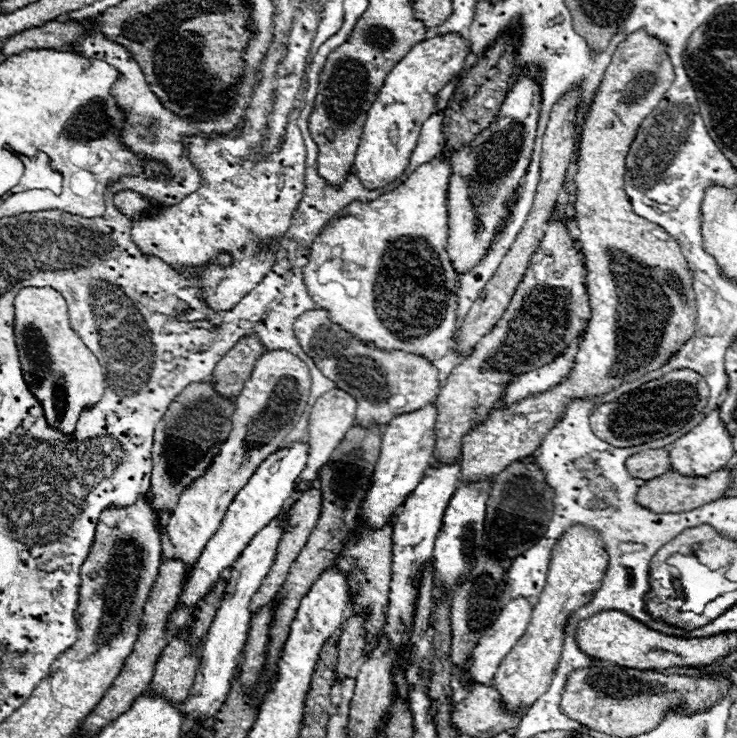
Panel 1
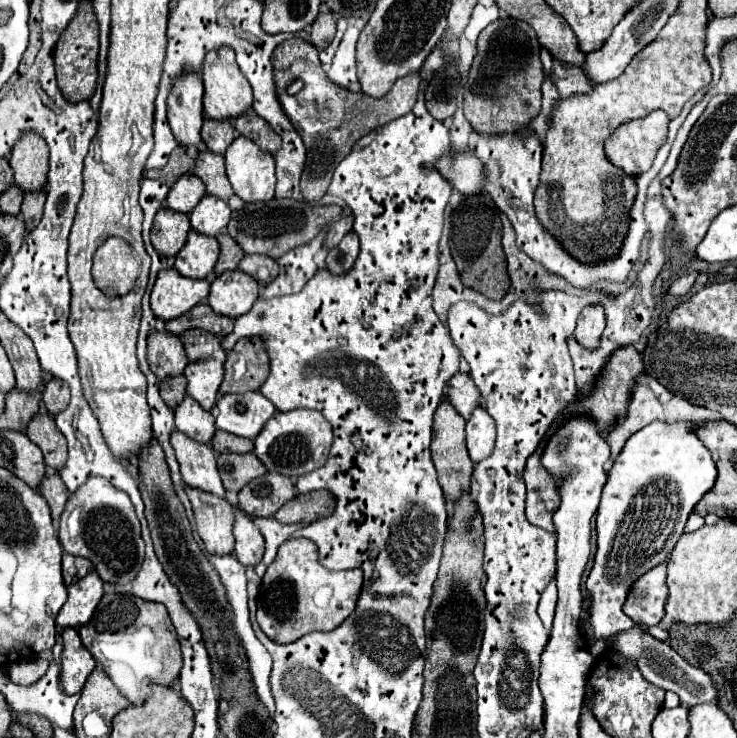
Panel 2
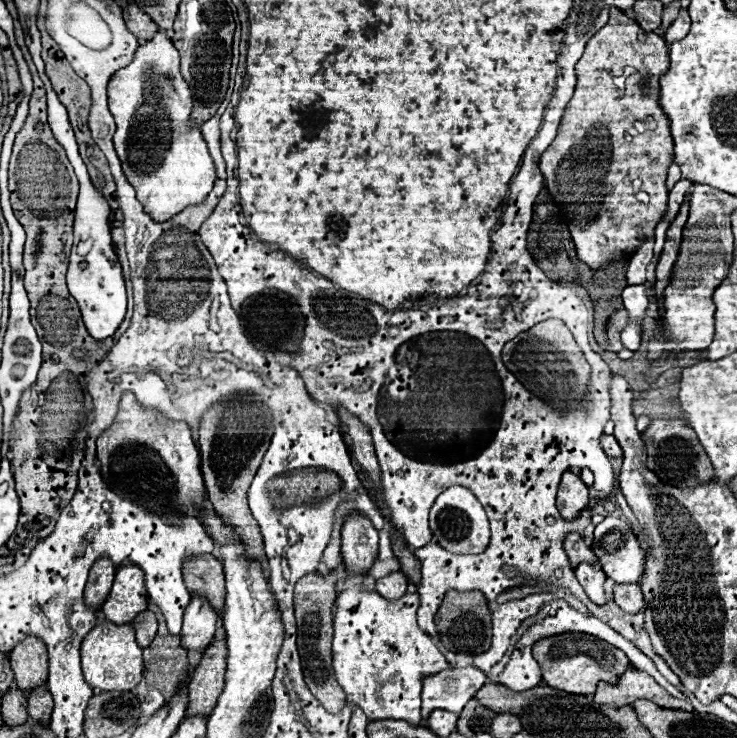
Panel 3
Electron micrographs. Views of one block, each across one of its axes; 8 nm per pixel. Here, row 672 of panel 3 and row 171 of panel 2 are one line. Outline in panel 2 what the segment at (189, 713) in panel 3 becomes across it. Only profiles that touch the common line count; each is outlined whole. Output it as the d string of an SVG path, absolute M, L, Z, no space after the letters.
M200 148L194 174L204 182L206 194L218 196L224 202L228 202L228 198L234 194L234 190L226 178L226 172L224 172L222 154L214 154L208 148Z

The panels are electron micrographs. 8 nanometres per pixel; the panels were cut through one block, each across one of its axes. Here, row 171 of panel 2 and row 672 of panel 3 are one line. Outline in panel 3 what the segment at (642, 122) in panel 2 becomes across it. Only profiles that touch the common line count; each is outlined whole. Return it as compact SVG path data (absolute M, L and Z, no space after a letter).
M628 668L624 674L620 674L616 684L602 682L594 694L594 702L612 706L634 704L640 698L652 700L658 706L666 706L670 710L686 710L686 712L694 710L690 702L670 696L662 686L656 684L656 680L650 674L636 668Z

